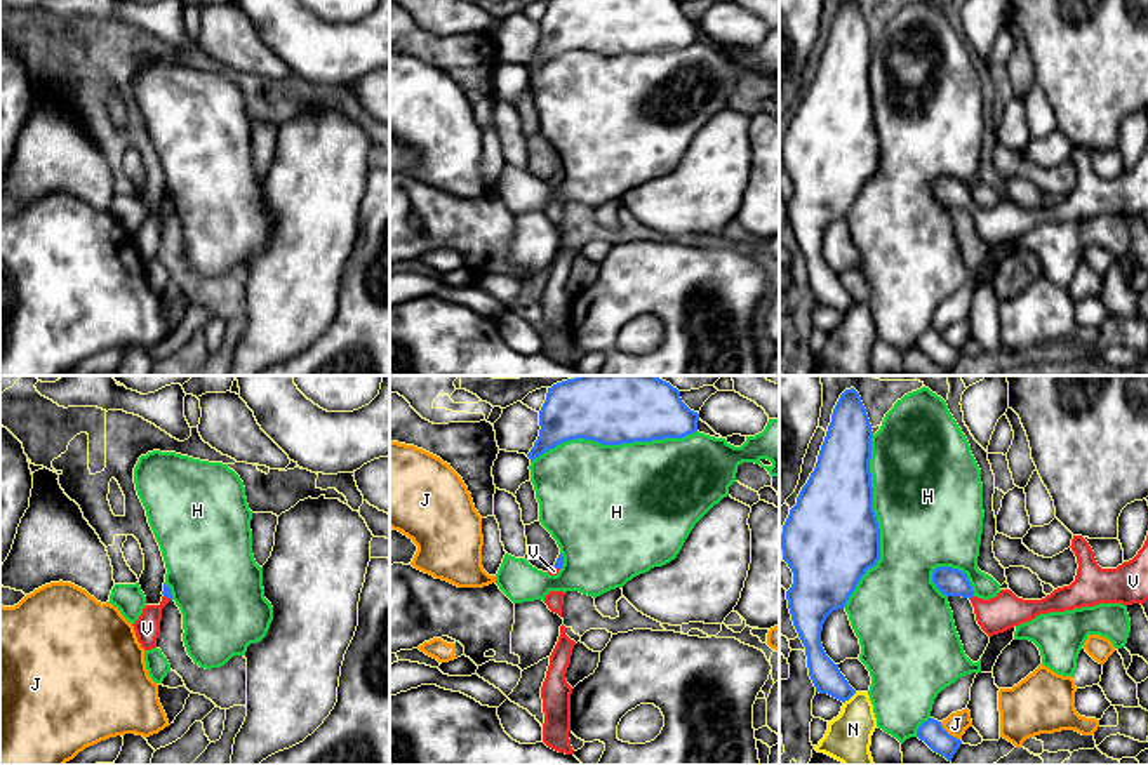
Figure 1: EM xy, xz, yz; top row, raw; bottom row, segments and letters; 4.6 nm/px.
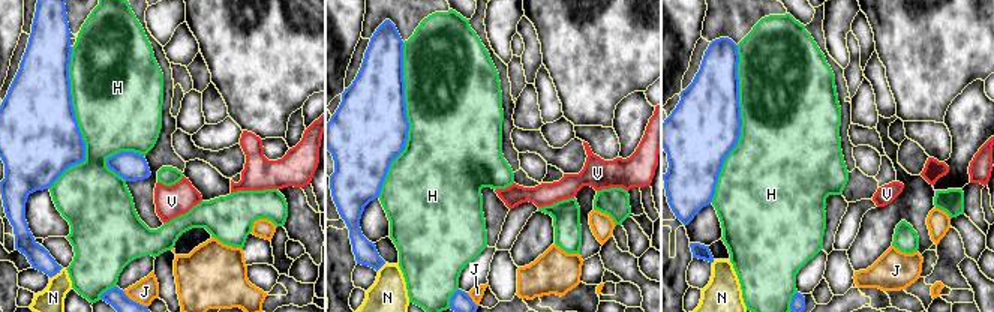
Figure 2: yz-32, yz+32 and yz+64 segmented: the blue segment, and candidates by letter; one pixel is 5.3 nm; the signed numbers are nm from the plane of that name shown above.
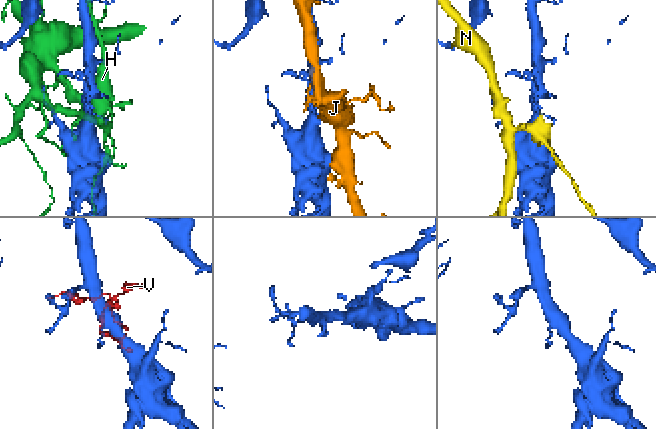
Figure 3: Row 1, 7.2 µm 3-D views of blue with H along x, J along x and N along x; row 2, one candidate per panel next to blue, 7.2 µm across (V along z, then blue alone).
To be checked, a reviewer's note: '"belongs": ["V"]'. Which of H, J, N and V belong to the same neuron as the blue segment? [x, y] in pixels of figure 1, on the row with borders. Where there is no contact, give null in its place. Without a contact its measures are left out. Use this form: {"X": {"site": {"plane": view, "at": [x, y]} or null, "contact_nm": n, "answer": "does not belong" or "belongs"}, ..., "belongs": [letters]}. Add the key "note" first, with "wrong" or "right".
{"note": "right", "H": {"site": {"plane": "yz", "at": [877, 522]}, "contact_nm": 800, "answer": "does not belong"}, "J": {"site": {"plane": "yz", "at": [947, 732]}, "contact_nm": 130, "answer": "does not belong"}, "N": {"site": {"plane": "yz", "at": [849, 698]}, "contact_nm": 80, "answer": "does not belong"}, "V": {"site": {"plane": "yz", "at": [971, 597]}, "contact_nm": 30, "answer": "belongs"}, "belongs": ["V"]}

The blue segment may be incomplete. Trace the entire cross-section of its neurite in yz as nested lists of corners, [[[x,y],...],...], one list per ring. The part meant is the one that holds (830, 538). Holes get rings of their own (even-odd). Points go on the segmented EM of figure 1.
[[[845,389],[831,414],[818,462],[802,487],[797,504],[783,525],[783,560],[793,572],[793,584],[786,591],[793,626],[805,647],[809,676],[816,692],[842,702],[856,690],[824,652],[821,631],[826,617],[844,609],[859,579],[880,560],[880,529],[873,511],[873,487],[870,473],[871,424],[859,393]]]

